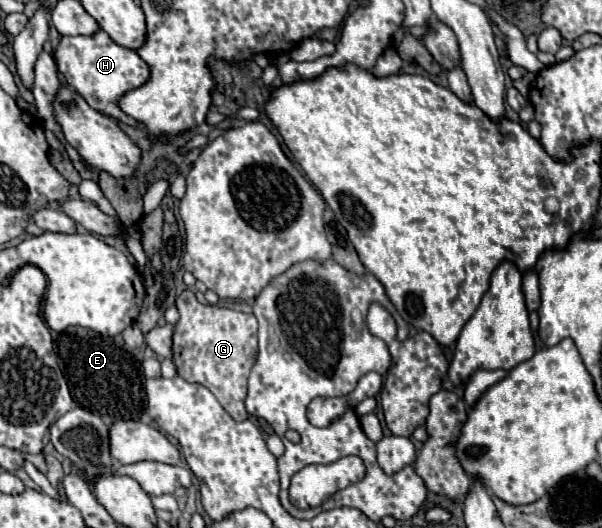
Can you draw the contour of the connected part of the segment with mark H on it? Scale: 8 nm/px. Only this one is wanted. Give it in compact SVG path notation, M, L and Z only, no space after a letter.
M96 31L94 35L78 35L78 37L62 37L58 47L54 49L54 61L64 79L86 99L86 103L112 117L114 121L122 121L134 129L144 129L144 125L130 115L120 111L120 97L132 89L142 87L150 79L150 67L140 59L140 55L132 49L126 49L114 43L106 31Z

